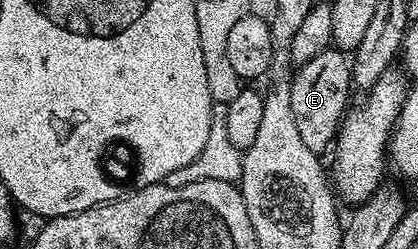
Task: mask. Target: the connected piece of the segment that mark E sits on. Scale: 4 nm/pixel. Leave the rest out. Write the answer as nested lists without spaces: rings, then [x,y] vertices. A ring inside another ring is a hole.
[[[325,48],[316,58],[297,65],[290,81],[292,86],[292,114],[300,129],[300,139],[308,145],[308,150],[322,154],[335,141],[342,117],[351,105],[352,60],[341,48]]]

